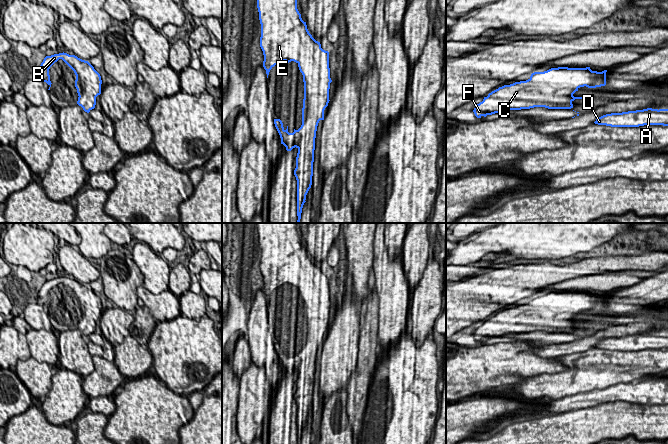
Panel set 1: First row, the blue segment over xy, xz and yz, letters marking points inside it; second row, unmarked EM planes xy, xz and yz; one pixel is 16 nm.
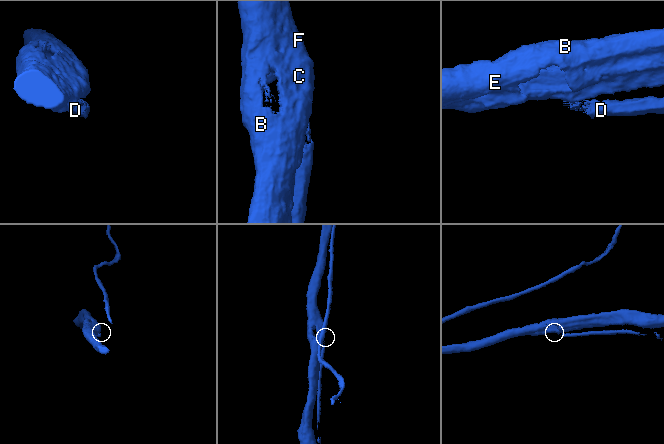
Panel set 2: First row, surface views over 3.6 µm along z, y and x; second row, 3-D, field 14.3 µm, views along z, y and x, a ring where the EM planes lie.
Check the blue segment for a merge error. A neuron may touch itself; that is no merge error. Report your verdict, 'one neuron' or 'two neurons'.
two neurons

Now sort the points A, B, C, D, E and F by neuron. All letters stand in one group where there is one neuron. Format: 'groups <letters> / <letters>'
groups A D / B C E F

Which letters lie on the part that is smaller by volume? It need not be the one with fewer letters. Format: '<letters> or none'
A, D

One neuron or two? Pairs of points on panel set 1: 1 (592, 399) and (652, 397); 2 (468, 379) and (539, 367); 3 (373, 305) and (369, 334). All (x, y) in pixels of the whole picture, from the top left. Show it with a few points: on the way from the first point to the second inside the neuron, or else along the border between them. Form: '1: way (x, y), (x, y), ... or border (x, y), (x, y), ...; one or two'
1: way (607, 395), (637, 394); one
2: way (486, 369), (493, 367), (521, 367); one
3: way (372, 312), (369, 327); one

